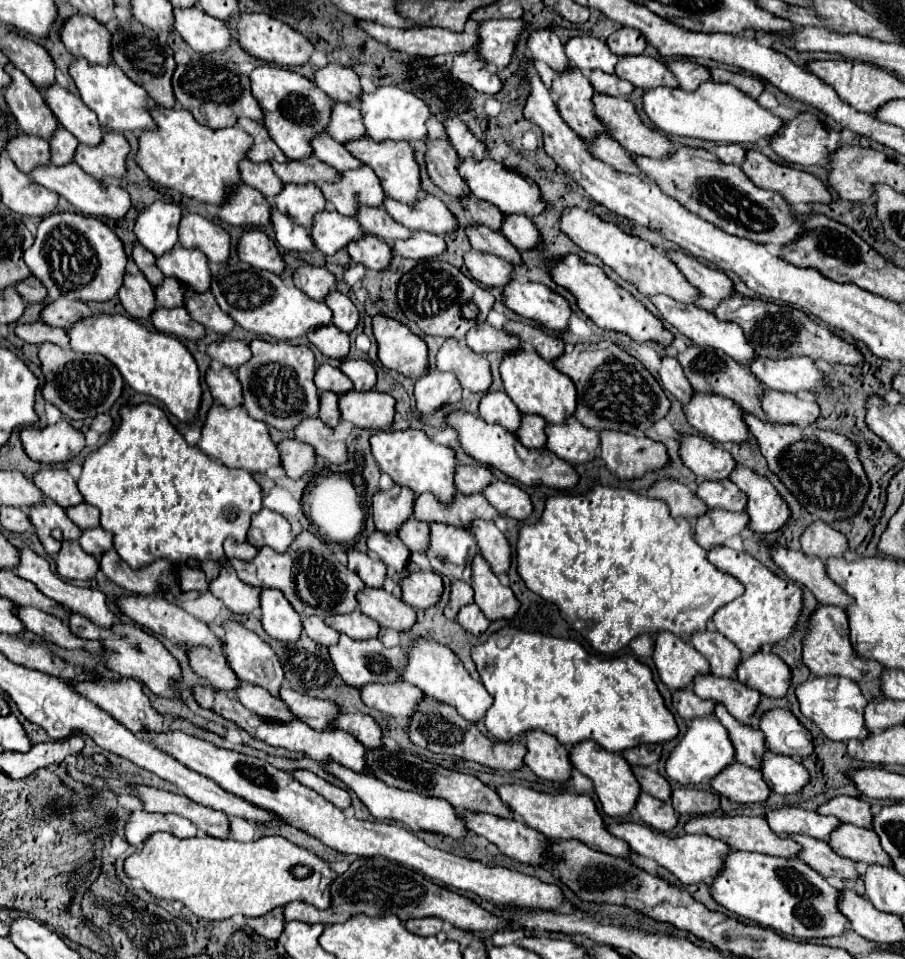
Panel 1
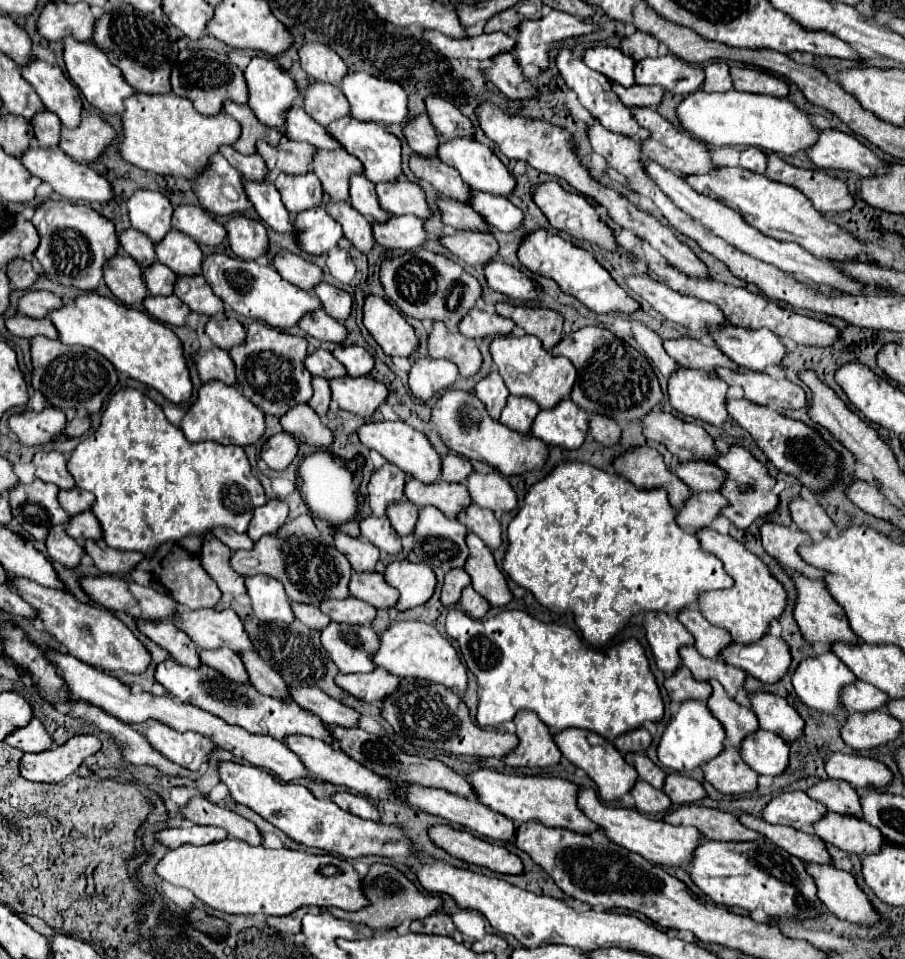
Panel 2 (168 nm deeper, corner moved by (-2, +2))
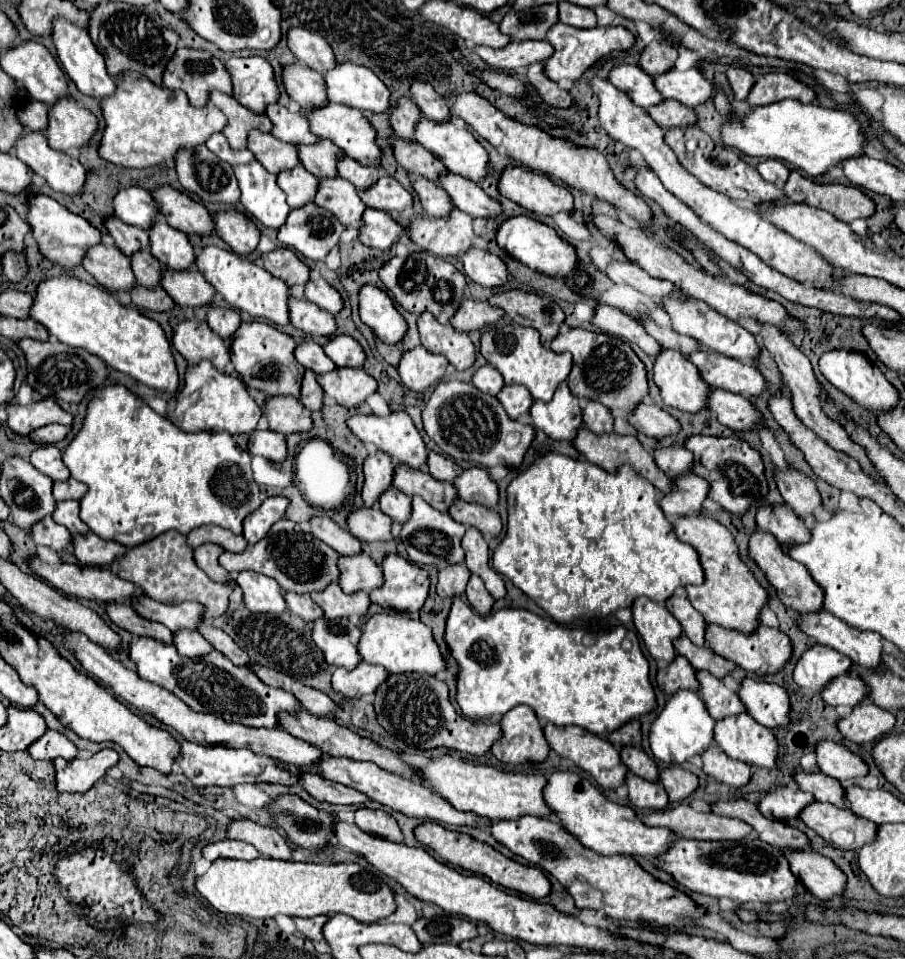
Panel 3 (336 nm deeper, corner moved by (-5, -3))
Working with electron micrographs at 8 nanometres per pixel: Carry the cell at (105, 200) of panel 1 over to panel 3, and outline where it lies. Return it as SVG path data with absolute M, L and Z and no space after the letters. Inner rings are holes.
M25 131L13 145L15 155L41 175L53 191L81 193L85 185L83 165L63 151L53 151L43 131Z

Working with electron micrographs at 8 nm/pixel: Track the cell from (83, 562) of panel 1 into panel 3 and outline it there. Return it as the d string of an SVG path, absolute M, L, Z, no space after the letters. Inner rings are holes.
M51 515L37 521L31 529L31 535L33 535L35 545L45 545L55 551L69 547L69 539L71 539L71 533L65 527L61 527L59 523L55 523Z

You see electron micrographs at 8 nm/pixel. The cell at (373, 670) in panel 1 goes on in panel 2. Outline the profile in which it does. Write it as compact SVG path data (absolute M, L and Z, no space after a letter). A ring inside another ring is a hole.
M330 622L322 630L322 646L342 674L372 672L374 654L380 648L380 636L366 626Z

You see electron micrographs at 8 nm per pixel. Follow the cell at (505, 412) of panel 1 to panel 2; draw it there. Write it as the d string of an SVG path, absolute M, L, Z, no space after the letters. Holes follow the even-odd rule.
M492 370L490 376L482 378L482 380L476 384L476 390L474 390L474 392L476 392L476 396L480 398L480 402L486 406L486 412L490 414L490 418L498 420L502 408L504 408L506 402L508 402L508 396L510 396L510 392L508 392L508 388L506 388L502 376L500 376L496 370Z

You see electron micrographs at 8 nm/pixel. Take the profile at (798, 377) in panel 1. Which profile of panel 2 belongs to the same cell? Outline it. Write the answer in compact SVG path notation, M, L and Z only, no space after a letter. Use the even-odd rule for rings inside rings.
M728 324L722 330L716 330L714 338L730 360L752 372L764 372L768 366L782 368L788 352L782 340L766 328L746 330Z

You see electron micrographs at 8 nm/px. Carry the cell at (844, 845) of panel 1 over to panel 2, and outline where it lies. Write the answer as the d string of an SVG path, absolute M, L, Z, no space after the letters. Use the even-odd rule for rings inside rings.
M828 812L826 818L822 818L822 822L816 822L814 832L826 844L838 846L840 850L858 856L878 854L878 850L882 850L884 844L882 834L862 818L850 818L834 812Z

